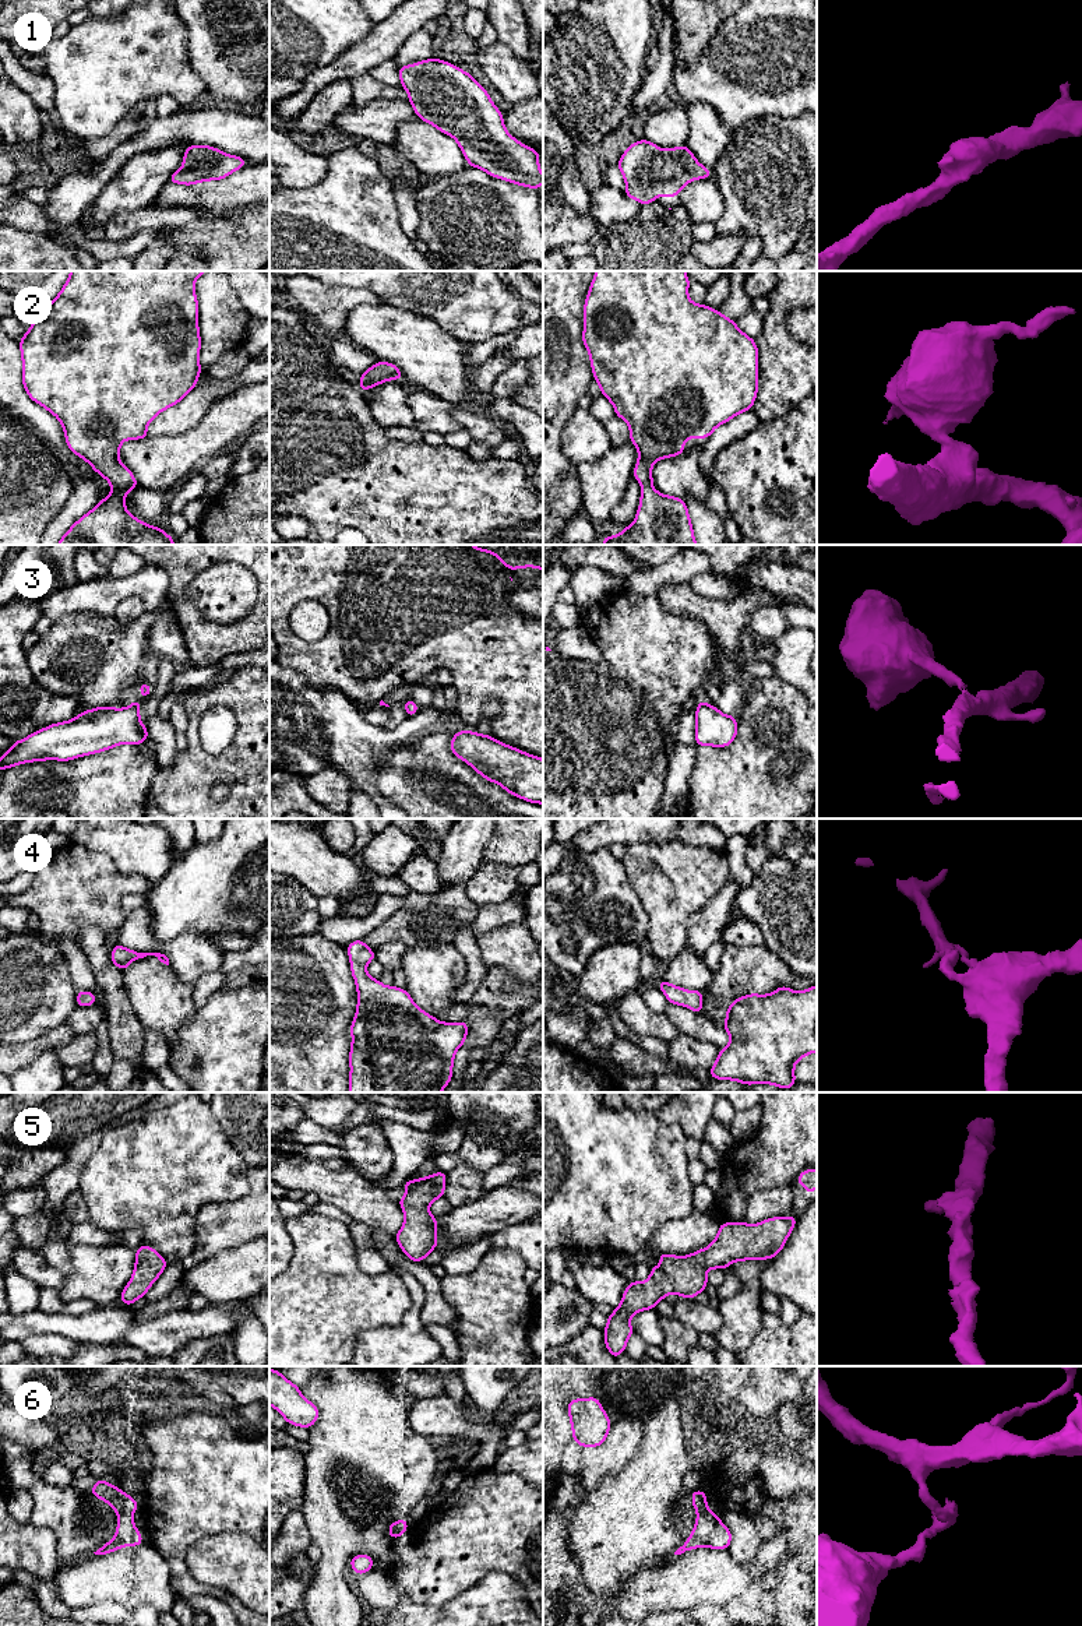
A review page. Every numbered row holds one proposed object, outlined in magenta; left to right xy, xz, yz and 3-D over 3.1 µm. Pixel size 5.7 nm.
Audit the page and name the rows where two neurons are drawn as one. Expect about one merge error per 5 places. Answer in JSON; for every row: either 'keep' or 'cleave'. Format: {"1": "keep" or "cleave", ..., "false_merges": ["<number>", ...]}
{"1": "keep", "2": "keep", "3": "cleave", "4": "keep", "5": "keep", "6": "cleave", "false_merges": ["3", "6"]}

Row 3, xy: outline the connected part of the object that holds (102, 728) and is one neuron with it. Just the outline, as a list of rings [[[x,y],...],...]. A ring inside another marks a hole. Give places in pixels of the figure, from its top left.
[[[141,703],[124,708],[96,707],[75,718],[52,724],[14,745],[0,757],[0,770],[45,760],[68,761],[101,753],[123,743],[138,746],[147,740],[140,719]]]

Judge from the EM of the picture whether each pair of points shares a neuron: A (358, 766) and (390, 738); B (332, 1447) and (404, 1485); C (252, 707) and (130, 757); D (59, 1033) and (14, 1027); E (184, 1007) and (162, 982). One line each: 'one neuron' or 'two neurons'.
A: one neuron
B: one neuron
C: two neurons
D: two neurons
E: one neuron

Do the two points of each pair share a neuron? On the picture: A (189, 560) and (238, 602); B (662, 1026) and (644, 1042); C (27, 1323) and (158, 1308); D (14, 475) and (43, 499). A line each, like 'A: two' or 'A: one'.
A: two
B: two
C: two
D: one

